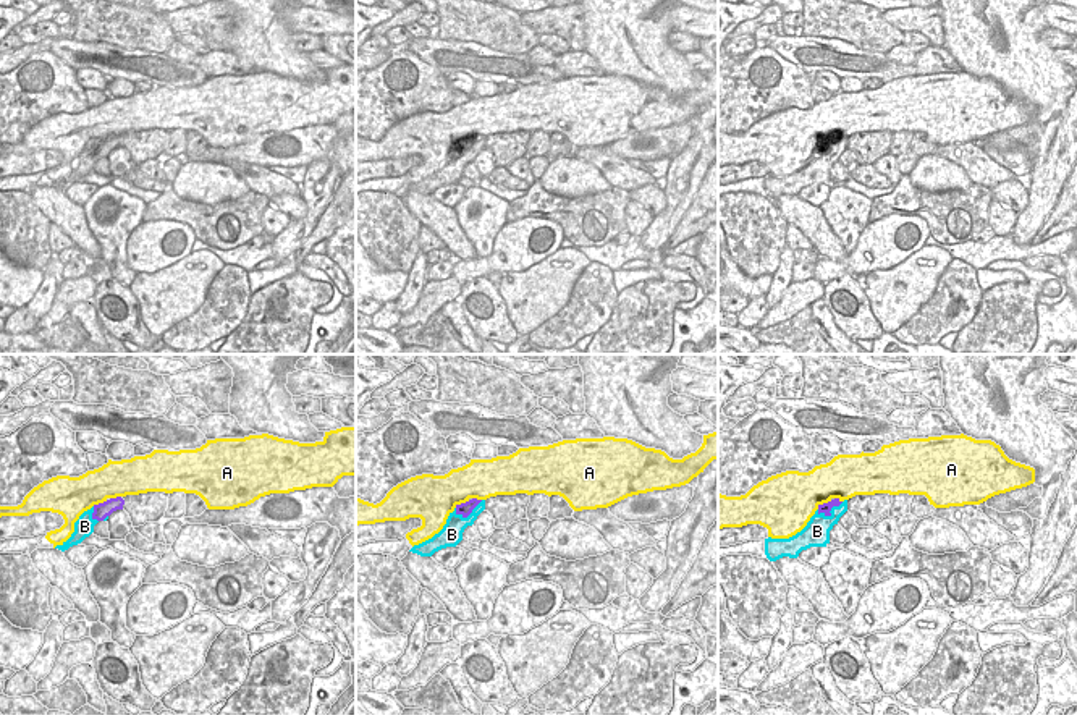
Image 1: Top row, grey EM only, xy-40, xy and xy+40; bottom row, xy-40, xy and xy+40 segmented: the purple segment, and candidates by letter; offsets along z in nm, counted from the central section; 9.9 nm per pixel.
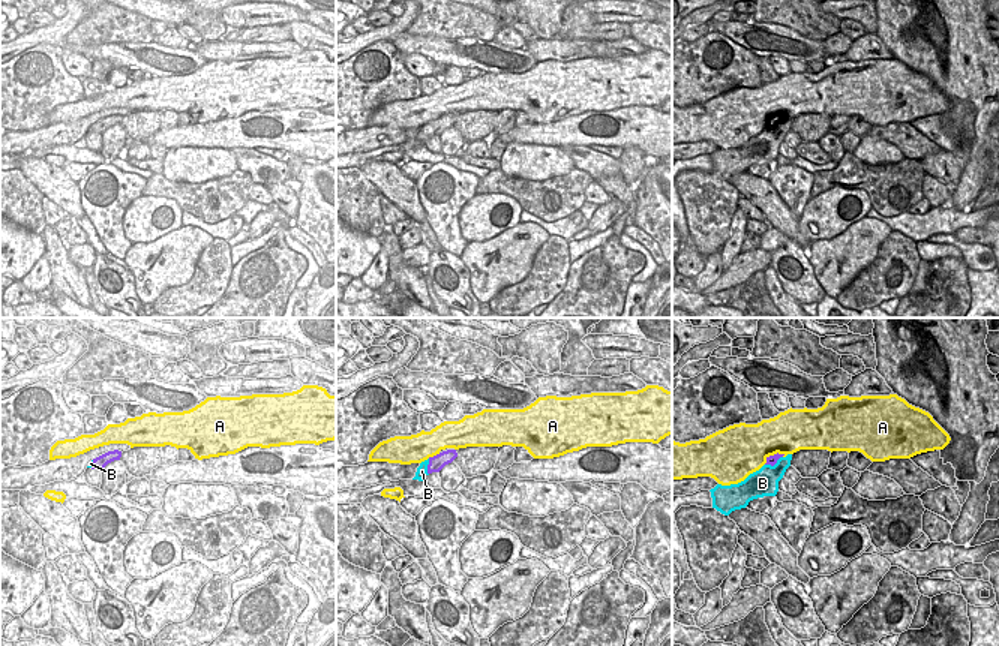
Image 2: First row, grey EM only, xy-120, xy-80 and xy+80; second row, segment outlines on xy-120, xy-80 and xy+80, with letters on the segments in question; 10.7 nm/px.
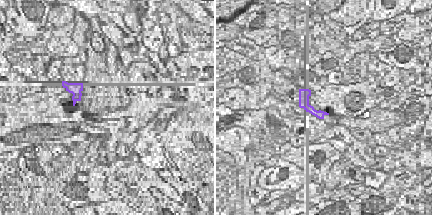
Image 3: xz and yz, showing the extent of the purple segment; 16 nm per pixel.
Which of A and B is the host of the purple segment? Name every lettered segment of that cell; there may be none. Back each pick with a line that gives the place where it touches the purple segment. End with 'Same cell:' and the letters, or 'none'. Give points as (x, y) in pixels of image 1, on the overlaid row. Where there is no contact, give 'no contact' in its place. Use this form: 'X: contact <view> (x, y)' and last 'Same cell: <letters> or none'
B: contact xy+40 (830, 510)
Same cell: B

